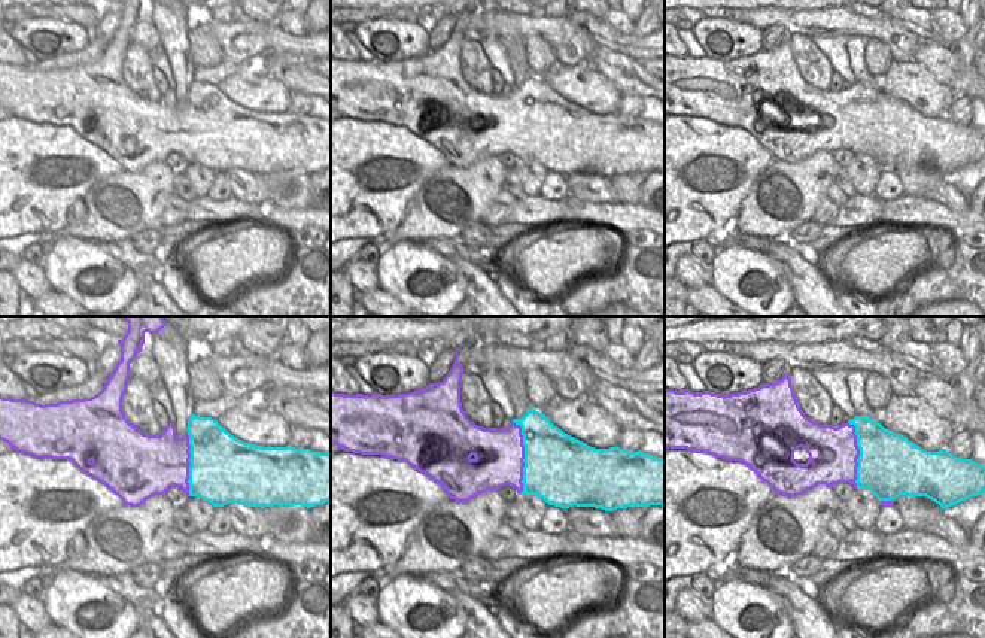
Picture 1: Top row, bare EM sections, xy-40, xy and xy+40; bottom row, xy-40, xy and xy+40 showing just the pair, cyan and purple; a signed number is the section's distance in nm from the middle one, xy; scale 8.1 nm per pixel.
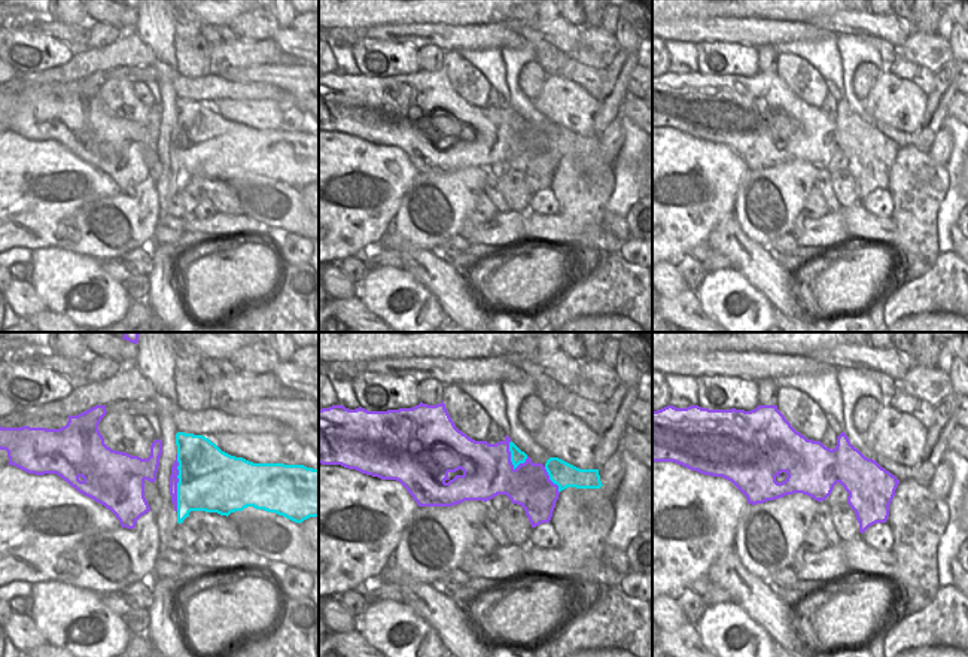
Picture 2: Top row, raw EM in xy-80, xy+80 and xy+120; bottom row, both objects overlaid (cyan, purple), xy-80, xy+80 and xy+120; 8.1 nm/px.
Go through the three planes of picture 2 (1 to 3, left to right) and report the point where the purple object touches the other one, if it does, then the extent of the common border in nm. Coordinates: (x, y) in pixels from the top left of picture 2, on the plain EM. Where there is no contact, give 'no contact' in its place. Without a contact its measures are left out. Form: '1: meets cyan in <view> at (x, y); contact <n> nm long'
1: meets cyan in xy-80 at (177, 149); contact 460 nm long
2: meets cyan in xy+80 at (511, 122); contact 240 nm long
3: no contact

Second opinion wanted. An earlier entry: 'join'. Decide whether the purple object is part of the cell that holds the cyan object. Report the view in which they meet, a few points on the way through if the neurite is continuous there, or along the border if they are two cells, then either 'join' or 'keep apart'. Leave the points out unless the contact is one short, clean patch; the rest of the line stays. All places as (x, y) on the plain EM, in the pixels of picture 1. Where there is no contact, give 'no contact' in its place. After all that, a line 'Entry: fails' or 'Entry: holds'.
xy | join
Entry: holds

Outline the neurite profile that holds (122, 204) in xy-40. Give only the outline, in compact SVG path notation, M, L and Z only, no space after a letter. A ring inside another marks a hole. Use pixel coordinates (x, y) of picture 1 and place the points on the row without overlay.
M155 161L140 173L122 170L86 191L83 224L66 227L57 234L113 243L149 228L159 231L164 207L173 192L174 174L164 161Z

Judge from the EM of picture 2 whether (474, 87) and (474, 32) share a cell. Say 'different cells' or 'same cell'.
different cells

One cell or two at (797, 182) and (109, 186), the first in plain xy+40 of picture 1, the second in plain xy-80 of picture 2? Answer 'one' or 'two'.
two

